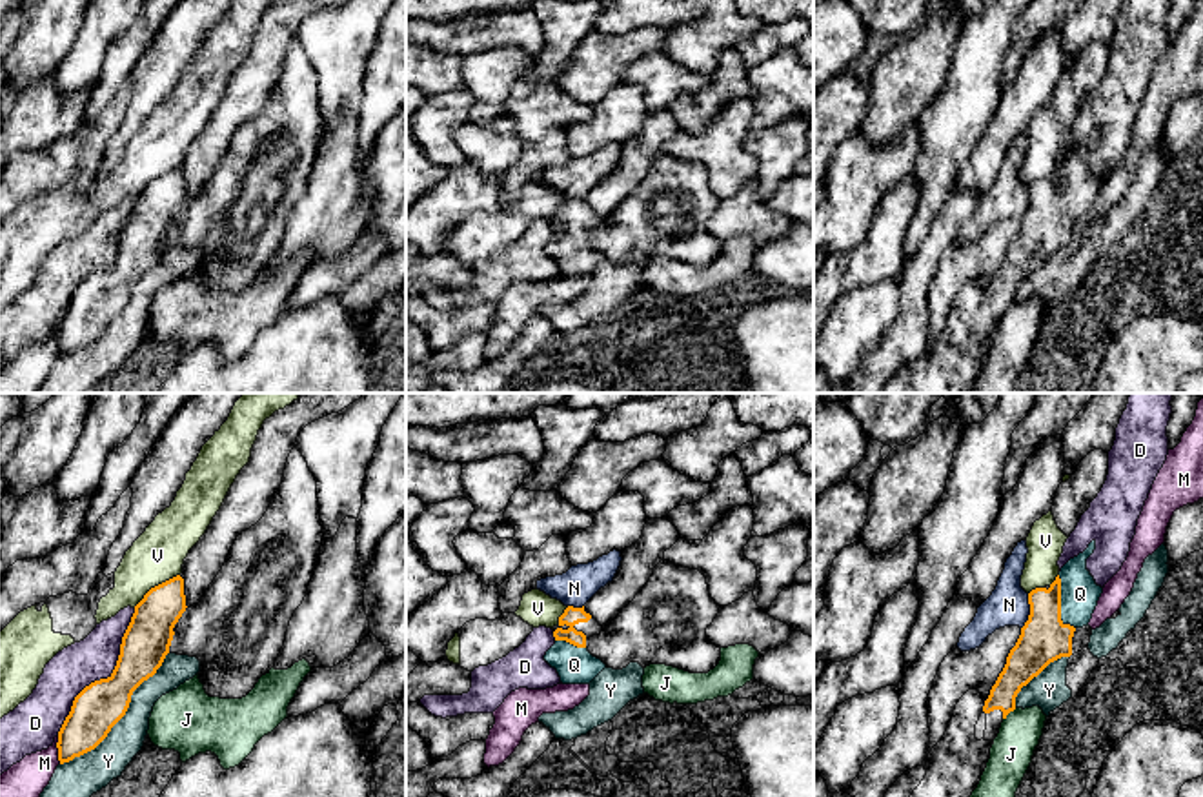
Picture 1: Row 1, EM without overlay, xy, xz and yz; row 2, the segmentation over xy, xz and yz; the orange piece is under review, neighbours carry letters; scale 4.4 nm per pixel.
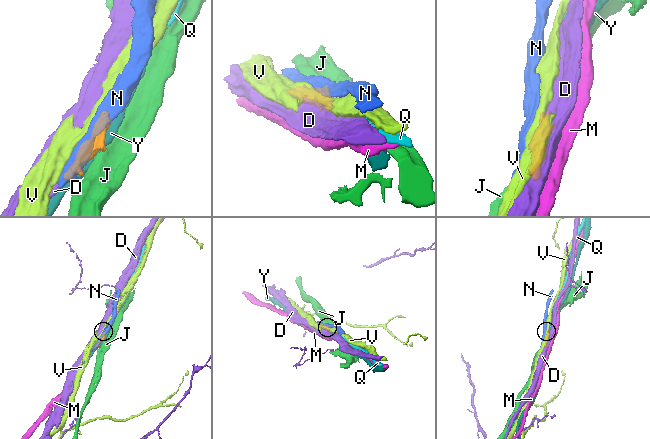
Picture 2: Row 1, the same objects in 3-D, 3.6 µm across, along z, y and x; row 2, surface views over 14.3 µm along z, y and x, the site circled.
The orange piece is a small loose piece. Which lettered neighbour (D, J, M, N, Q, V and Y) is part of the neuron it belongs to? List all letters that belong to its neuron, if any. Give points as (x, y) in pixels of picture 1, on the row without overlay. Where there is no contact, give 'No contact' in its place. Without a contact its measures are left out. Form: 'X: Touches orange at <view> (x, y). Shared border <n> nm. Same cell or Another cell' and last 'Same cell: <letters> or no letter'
D: Touches orange at xy (108, 270). Shared border 650 nm. Another cell
J: Touches orange at yz (1009, 304). Shared border 80 nm. Another cell
M: Touches orange at xy (59, 343). Shared border 130 nm. Another cell
N: Touches orange at yz (1031, 204). Shared border 160 nm. Another cell
Q: Touches orange at yz (1060, 197). Shared border 260 nm. Same cell
V: Touches orange at xy (155, 179). Shared border 260 nm. Another cell
Y: Touches orange at xy (124, 306). Shared border 700 nm. Another cell
Same cell: Q

